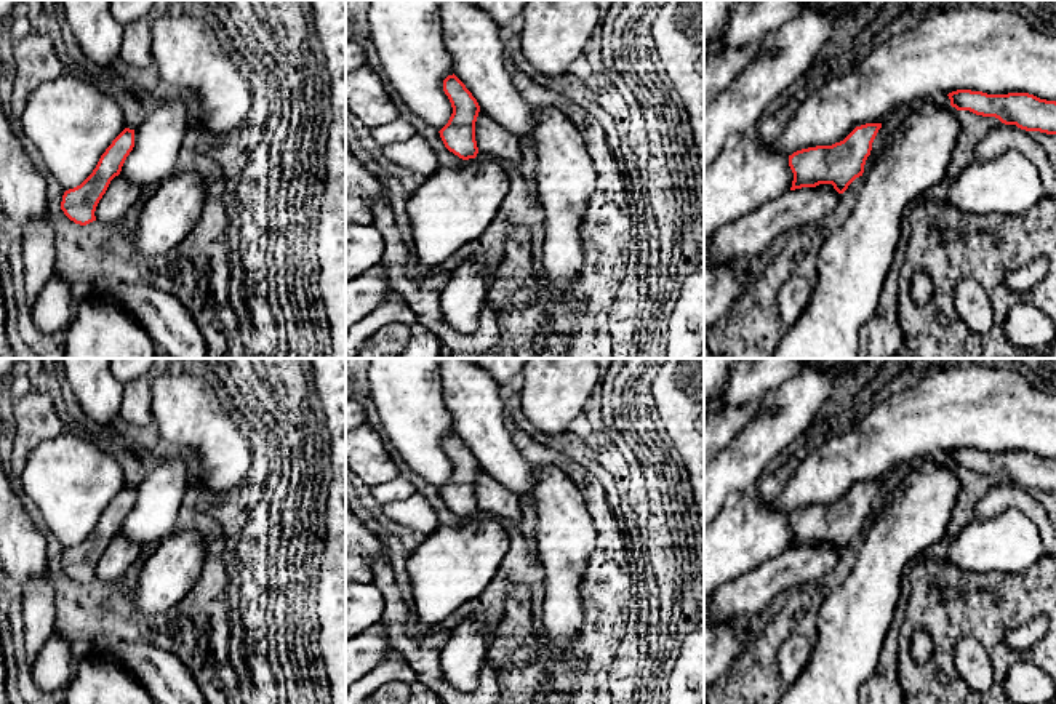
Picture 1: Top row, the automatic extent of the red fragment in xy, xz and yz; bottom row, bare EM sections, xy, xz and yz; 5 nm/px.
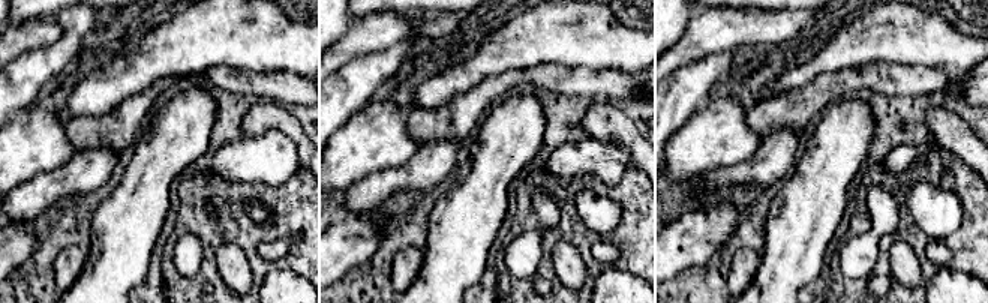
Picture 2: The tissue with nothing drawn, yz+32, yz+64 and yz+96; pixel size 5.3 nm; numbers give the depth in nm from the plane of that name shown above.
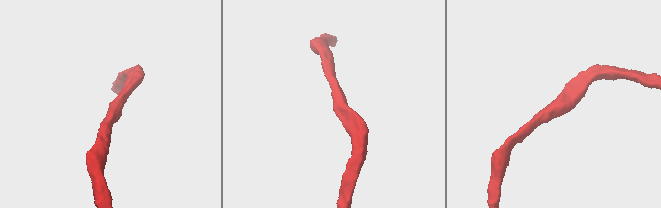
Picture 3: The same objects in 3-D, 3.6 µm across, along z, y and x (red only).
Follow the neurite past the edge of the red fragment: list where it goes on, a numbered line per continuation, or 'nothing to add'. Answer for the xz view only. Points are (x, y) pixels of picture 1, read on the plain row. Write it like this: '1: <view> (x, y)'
1: xz (492, 496)

